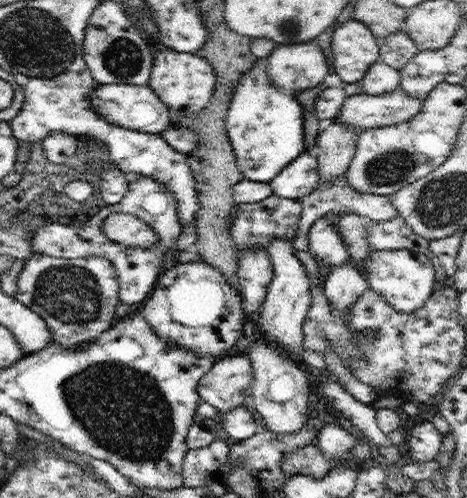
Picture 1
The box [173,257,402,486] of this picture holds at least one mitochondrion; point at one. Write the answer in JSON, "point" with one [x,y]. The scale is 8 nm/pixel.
{"point":[364,338]}

